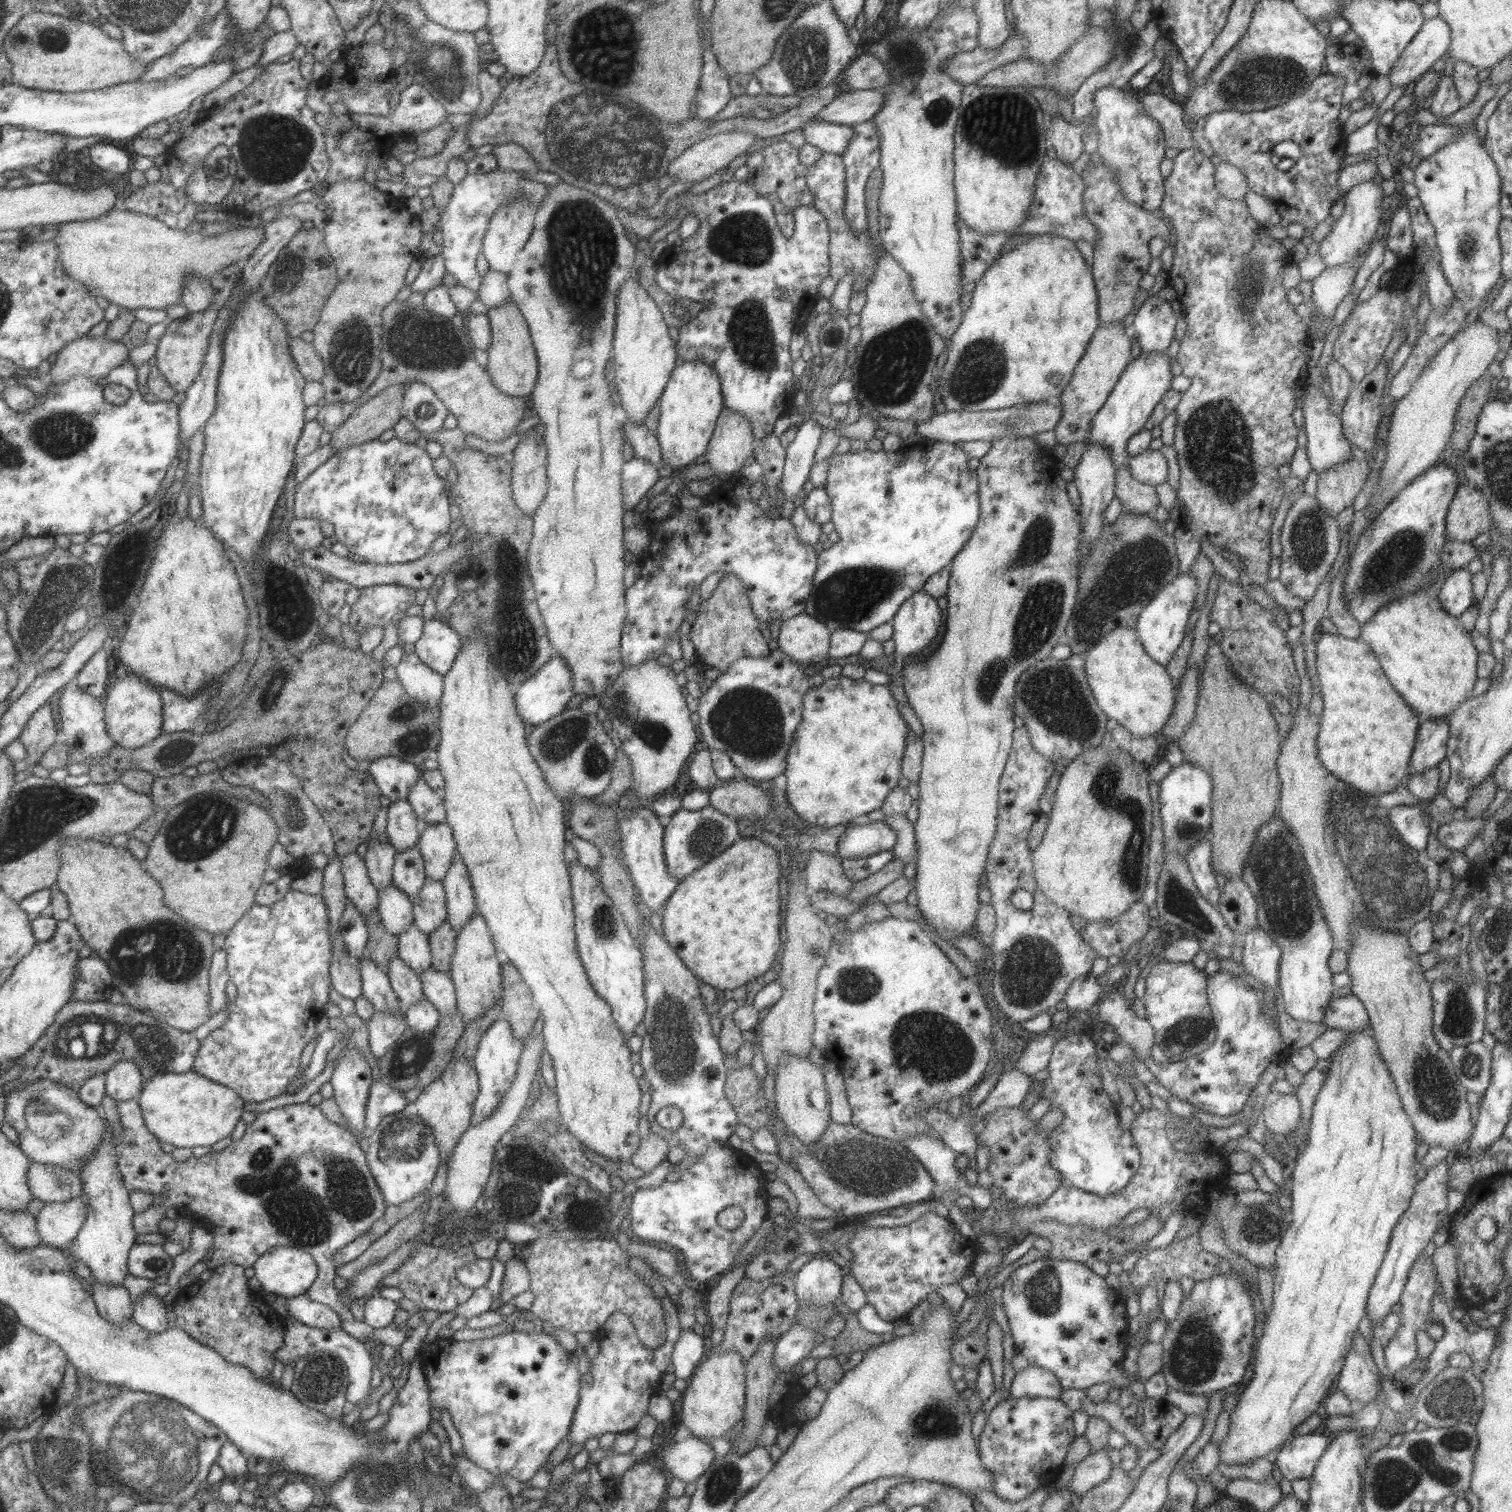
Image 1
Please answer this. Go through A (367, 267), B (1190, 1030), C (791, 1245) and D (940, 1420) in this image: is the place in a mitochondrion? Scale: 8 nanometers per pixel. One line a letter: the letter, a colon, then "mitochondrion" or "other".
A: mitochondrion
B: mitochondrion
C: other
D: mitochondrion

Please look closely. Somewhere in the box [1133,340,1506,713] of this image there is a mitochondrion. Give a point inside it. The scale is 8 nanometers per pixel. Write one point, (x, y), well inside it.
(1218, 451)

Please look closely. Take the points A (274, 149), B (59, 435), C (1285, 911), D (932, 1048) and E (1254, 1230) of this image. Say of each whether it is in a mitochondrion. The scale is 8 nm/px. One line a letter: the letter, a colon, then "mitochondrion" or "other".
A: mitochondrion
B: mitochondrion
C: mitochondrion
D: mitochondrion
E: mitochondrion

